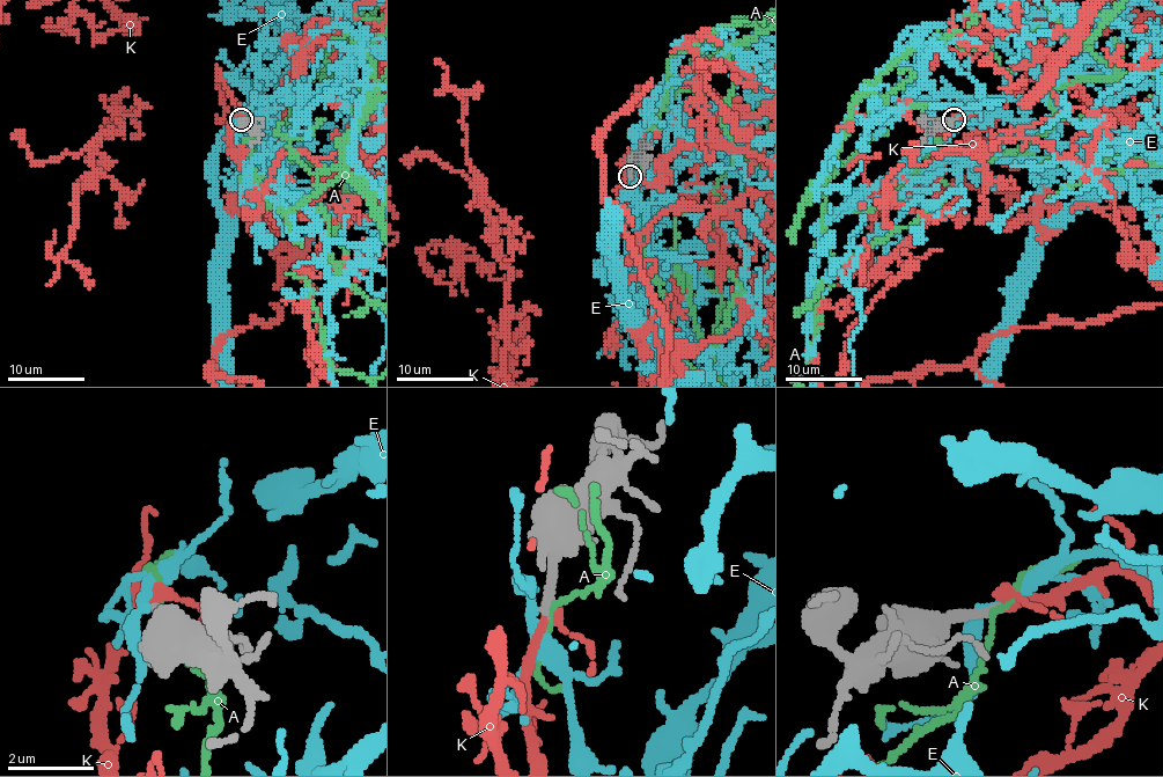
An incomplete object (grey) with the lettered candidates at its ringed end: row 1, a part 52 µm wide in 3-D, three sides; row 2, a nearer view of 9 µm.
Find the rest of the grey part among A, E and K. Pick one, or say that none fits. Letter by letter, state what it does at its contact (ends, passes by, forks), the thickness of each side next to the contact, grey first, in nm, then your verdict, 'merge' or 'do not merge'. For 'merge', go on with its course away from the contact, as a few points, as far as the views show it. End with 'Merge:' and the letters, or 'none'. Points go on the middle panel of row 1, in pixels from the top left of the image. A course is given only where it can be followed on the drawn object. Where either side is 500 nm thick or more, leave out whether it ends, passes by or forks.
A: it passes by | 240/100 nm | do not merge
E: it passes by | 260/280 nm | do not merge
K: it passes by | 240/240 nm | merge
Merge: K

